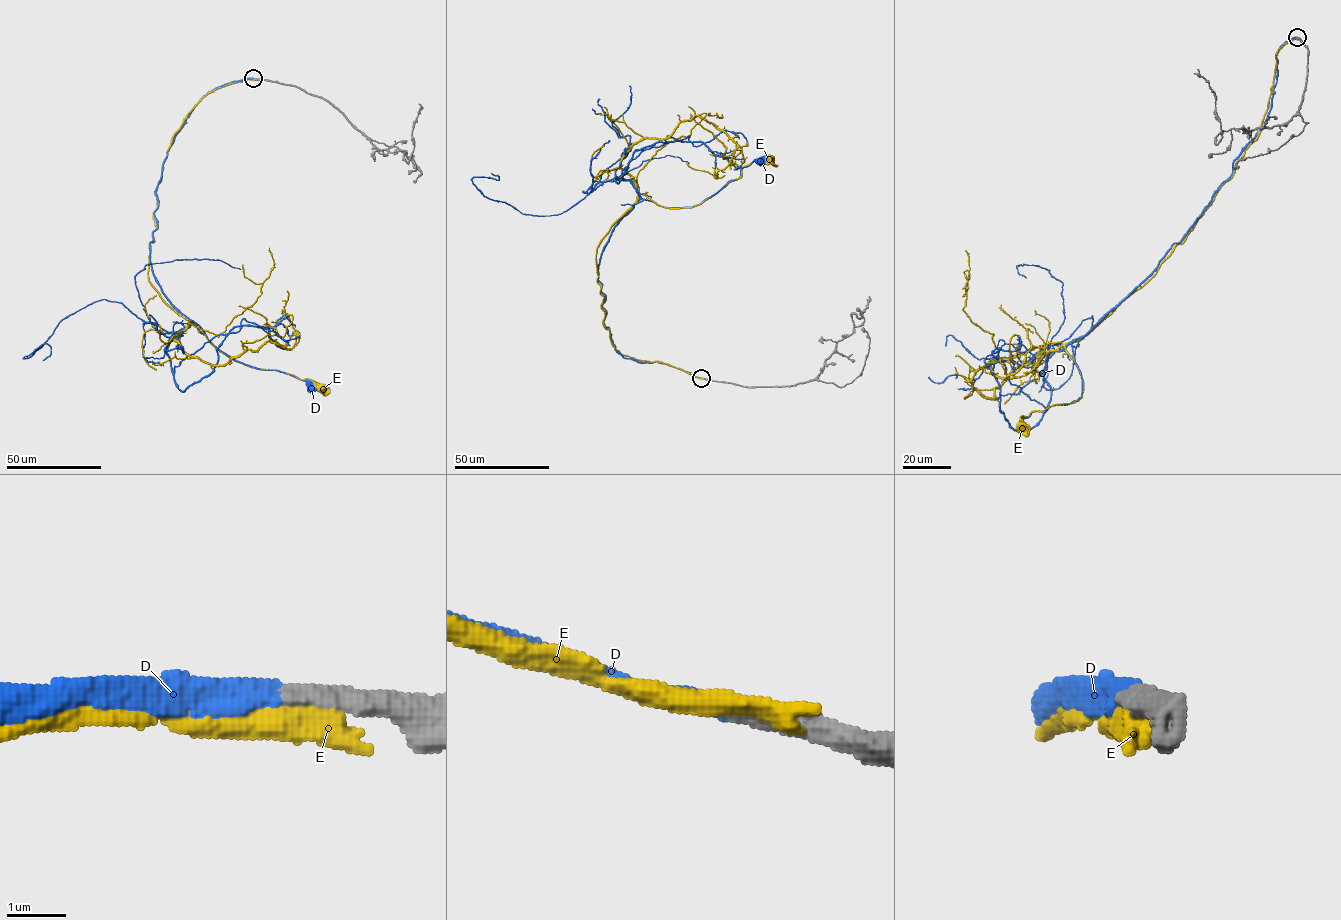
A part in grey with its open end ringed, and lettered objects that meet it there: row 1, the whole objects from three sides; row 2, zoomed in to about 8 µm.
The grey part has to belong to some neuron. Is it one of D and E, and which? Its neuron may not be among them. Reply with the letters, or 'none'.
D

